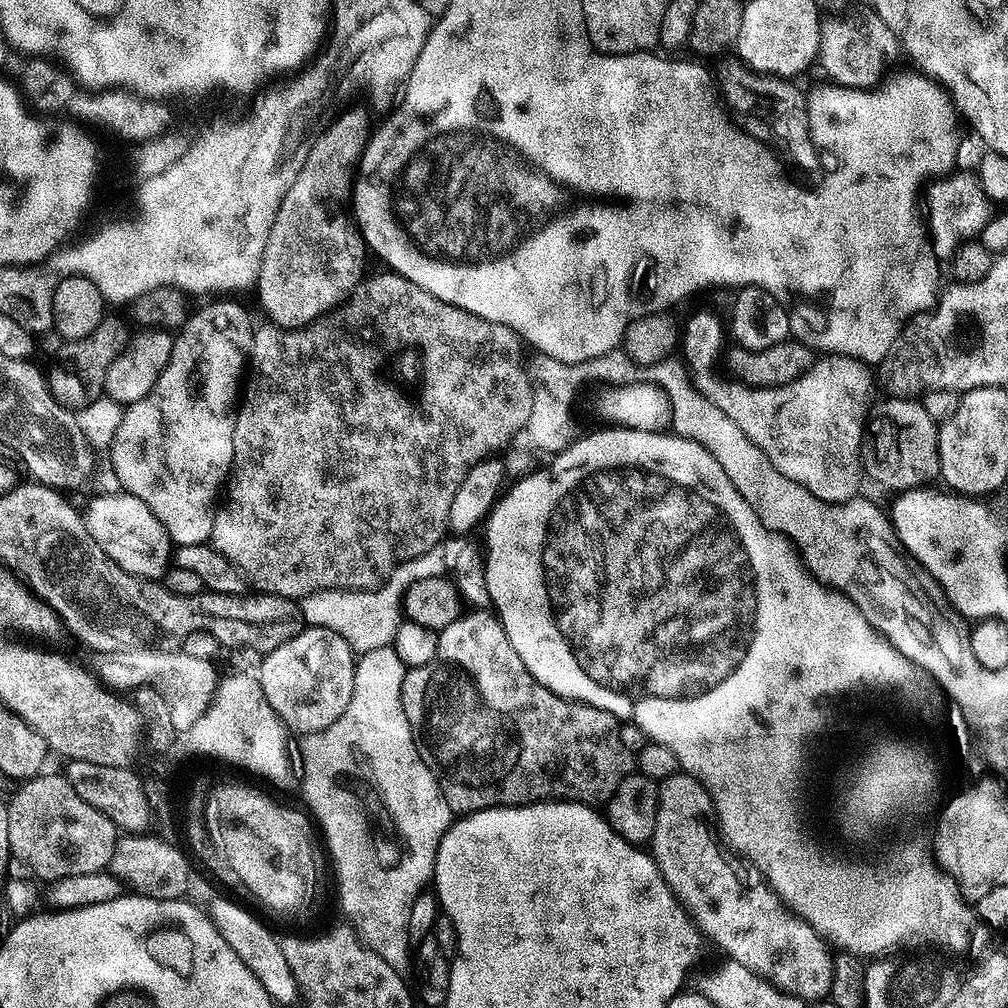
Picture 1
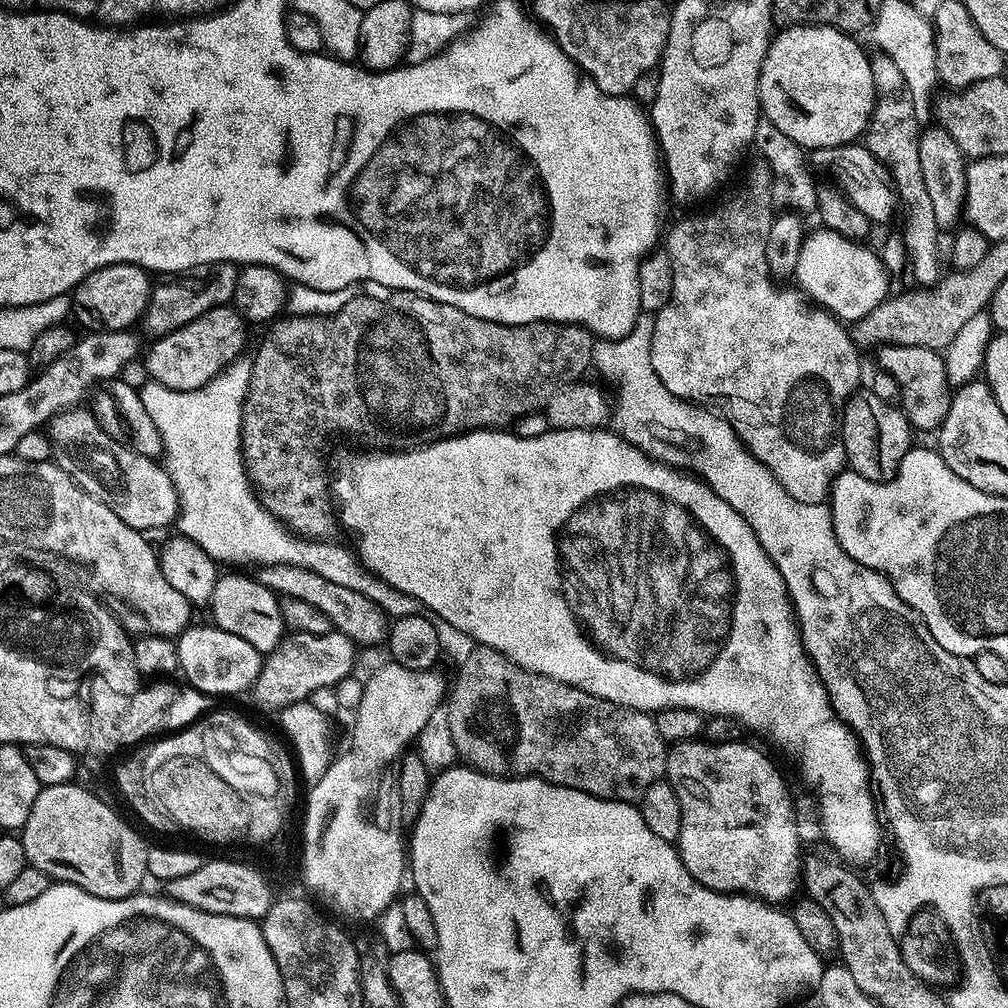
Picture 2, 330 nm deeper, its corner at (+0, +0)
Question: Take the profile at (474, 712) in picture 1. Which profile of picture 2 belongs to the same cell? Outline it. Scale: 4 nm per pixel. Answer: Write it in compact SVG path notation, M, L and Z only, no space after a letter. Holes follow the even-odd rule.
M476 646L470 659L458 668L456 676L456 686L450 692L450 701L447 703L448 717L450 718L450 728L454 734L454 744L456 746L457 757L467 767L475 768L477 772L485 772L491 776L538 776L540 779L551 784L561 784L567 788L573 788L579 792L590 794L599 800L617 800L623 804L636 804L644 792L655 780L661 779L668 770L668 749L669 745L659 733L656 725L655 715L639 712L636 708L627 708L621 704L615 704L609 700L598 698L594 694L586 694L586 690L578 690L566 682L558 682L554 678L546 678L537 672L526 670L518 666L510 657L504 653Z

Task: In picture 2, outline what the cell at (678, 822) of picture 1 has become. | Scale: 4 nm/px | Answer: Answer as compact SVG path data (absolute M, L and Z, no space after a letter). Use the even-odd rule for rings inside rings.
M697 738L669 747L666 779L682 806L678 851L686 870L702 886L756 896L780 906L791 901L802 884L796 808L779 766L746 743L719 744Z

